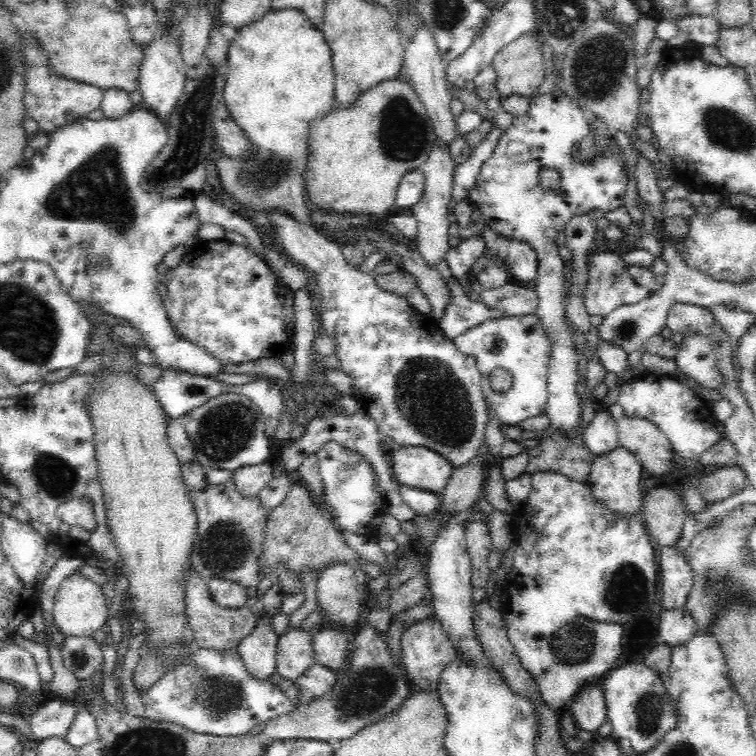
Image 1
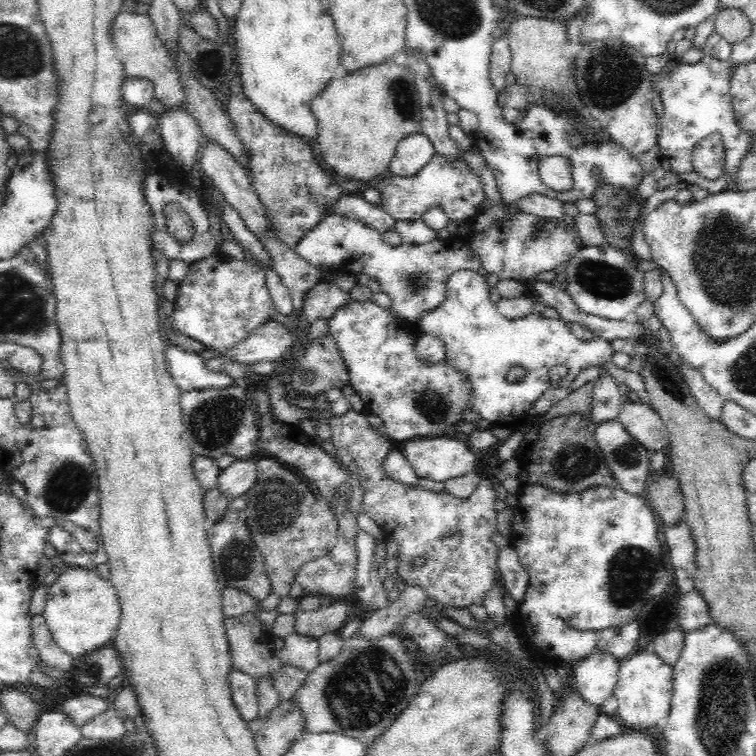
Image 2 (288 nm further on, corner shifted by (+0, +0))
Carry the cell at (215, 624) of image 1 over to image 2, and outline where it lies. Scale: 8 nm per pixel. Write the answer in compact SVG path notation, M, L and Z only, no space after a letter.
M254 612L228 618L224 626L230 642L234 670L252 676L258 684L264 676L270 676L282 666L282 660L266 648L262 624Z

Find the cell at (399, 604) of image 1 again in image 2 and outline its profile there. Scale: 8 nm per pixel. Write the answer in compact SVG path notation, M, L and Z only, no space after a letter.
M356 632L350 642L344 642L336 658L308 674L306 686L294 694L294 700L306 716L306 732L350 734L370 746L418 698L416 692L416 674L410 668L402 640L366 640Z

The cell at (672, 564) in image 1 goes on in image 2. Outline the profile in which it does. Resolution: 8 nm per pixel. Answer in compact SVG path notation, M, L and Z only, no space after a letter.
M684 520L680 524L666 528L666 546L668 546L670 556L672 556L678 588L684 594L694 590L696 588L694 576L696 576L696 570L698 570L698 566L696 566L698 548L696 548L696 542L694 542L694 534Z

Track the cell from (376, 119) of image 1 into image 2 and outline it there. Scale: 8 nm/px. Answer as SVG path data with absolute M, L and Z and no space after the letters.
M402 60L364 66L354 74L332 80L312 100L312 110L318 122L316 136L324 166L338 178L358 178L372 184L388 170L398 142L418 132L422 118L418 86Z

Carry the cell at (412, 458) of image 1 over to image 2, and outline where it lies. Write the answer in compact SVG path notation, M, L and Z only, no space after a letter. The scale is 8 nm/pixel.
M416 438L402 446L402 454L418 478L444 482L468 472L476 472L478 458L462 438Z

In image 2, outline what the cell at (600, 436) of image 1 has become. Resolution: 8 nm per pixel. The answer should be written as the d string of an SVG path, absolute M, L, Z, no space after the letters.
M606 372L600 374L594 380L594 398L592 398L592 416L594 424L600 424L604 420L618 418L618 412L622 408L622 394L616 384L616 380Z

